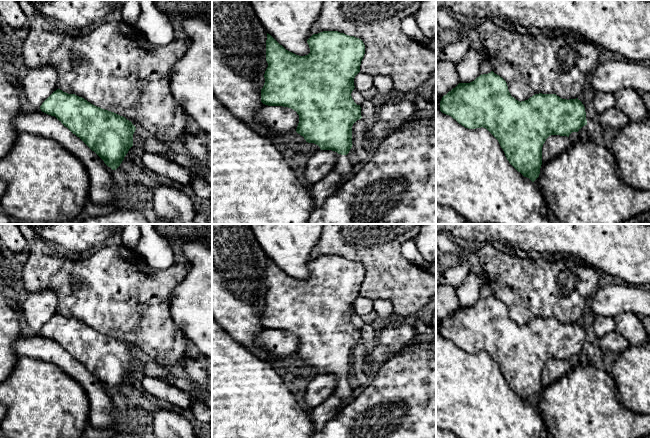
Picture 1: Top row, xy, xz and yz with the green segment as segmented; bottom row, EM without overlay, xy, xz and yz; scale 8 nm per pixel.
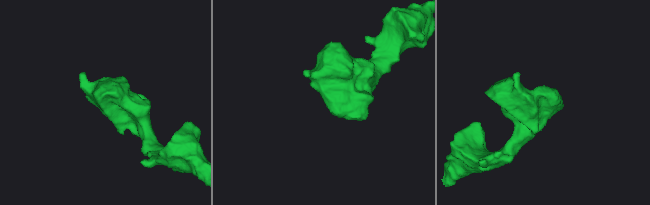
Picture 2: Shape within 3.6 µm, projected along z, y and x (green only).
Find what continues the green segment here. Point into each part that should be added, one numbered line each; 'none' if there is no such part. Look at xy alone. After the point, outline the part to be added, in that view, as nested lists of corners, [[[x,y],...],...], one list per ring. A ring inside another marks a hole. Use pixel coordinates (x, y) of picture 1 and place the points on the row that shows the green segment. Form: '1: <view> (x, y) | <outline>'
none

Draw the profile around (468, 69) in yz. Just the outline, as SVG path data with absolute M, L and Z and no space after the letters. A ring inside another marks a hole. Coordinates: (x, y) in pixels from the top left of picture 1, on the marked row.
M469 48L463 60L456 66L460 82L470 83L479 77L481 62L480 54Z

